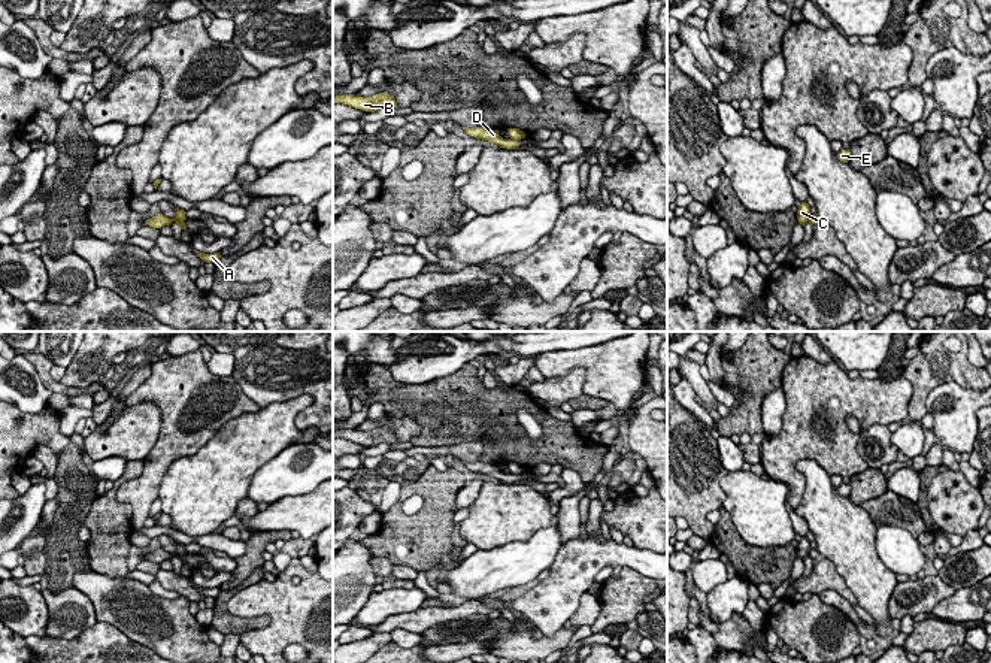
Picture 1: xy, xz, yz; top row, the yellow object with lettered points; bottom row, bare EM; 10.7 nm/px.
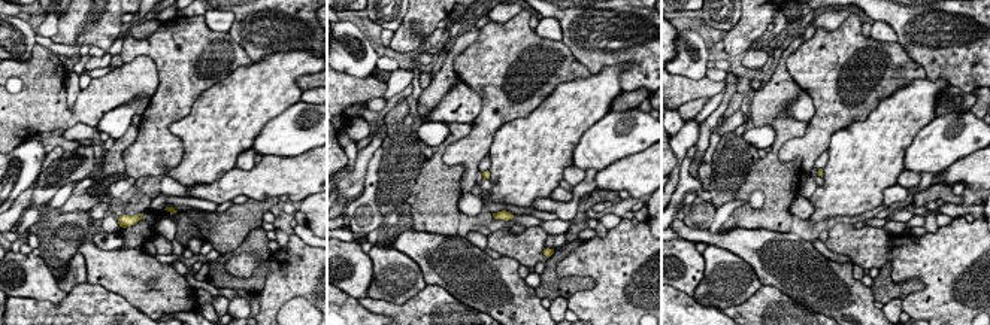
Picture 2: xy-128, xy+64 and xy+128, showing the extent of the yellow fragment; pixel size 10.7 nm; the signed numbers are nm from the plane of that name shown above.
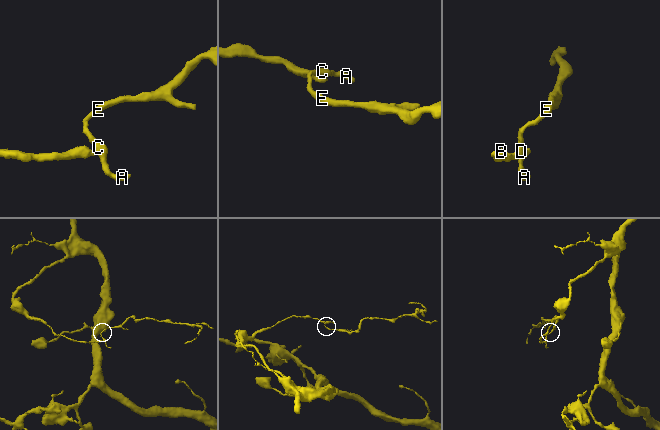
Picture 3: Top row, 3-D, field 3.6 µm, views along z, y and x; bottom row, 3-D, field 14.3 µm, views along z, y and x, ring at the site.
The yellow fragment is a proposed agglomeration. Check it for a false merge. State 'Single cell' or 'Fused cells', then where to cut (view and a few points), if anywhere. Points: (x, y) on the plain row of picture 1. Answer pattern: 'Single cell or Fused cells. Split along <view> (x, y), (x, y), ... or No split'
Fused cells. Split along xy (175, 551), (179, 559)

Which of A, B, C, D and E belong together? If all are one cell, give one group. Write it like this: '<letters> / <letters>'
A C E / B D

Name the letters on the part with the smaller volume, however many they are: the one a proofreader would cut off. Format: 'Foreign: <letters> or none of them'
Foreign: A, C, E

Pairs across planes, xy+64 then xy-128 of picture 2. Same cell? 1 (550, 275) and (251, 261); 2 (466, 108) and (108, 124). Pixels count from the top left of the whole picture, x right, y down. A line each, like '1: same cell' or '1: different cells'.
1: different cells
2: different cells

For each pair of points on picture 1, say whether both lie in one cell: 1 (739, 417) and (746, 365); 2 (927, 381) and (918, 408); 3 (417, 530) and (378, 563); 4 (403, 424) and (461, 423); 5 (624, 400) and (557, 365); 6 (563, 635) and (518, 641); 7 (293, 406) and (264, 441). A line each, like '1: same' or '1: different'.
1: same
2: same
3: different
4: different
5: same
6: same
7: same

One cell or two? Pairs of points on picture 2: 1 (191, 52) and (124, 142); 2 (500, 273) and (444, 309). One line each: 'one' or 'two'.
1: two
2: two

